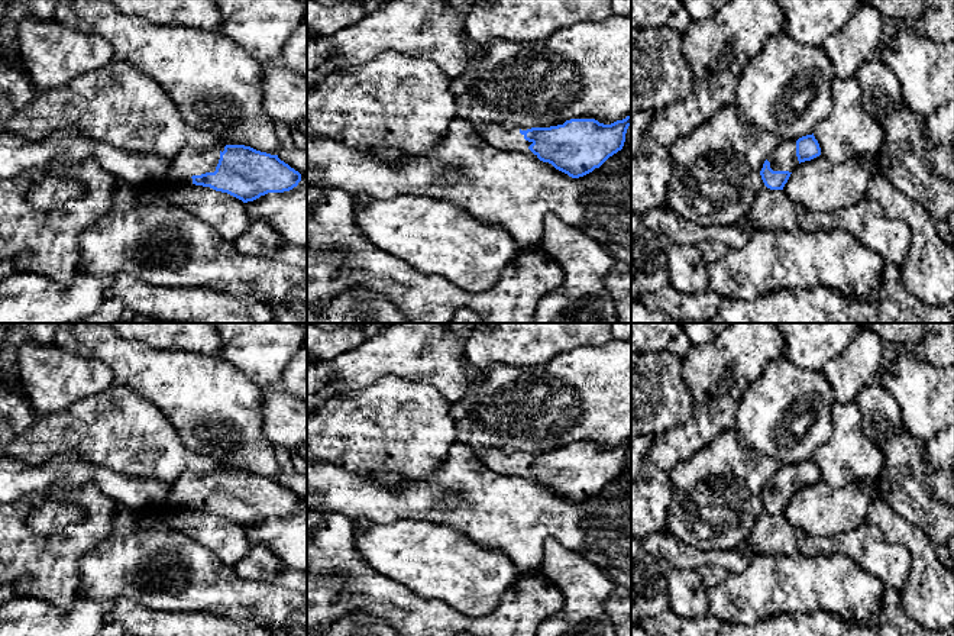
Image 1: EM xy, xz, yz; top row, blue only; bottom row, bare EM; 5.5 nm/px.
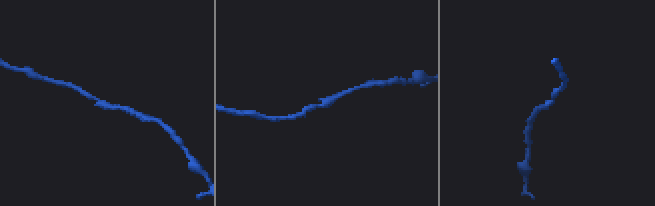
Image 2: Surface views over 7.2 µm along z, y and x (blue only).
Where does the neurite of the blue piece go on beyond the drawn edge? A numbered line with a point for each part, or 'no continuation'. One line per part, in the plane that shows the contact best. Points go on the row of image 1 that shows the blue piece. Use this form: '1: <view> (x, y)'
1: xy (188, 162)

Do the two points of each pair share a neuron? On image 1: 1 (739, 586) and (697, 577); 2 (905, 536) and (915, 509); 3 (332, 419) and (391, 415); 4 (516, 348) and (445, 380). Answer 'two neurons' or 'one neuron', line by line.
1: two neurons
2: two neurons
3: one neuron
4: two neurons

